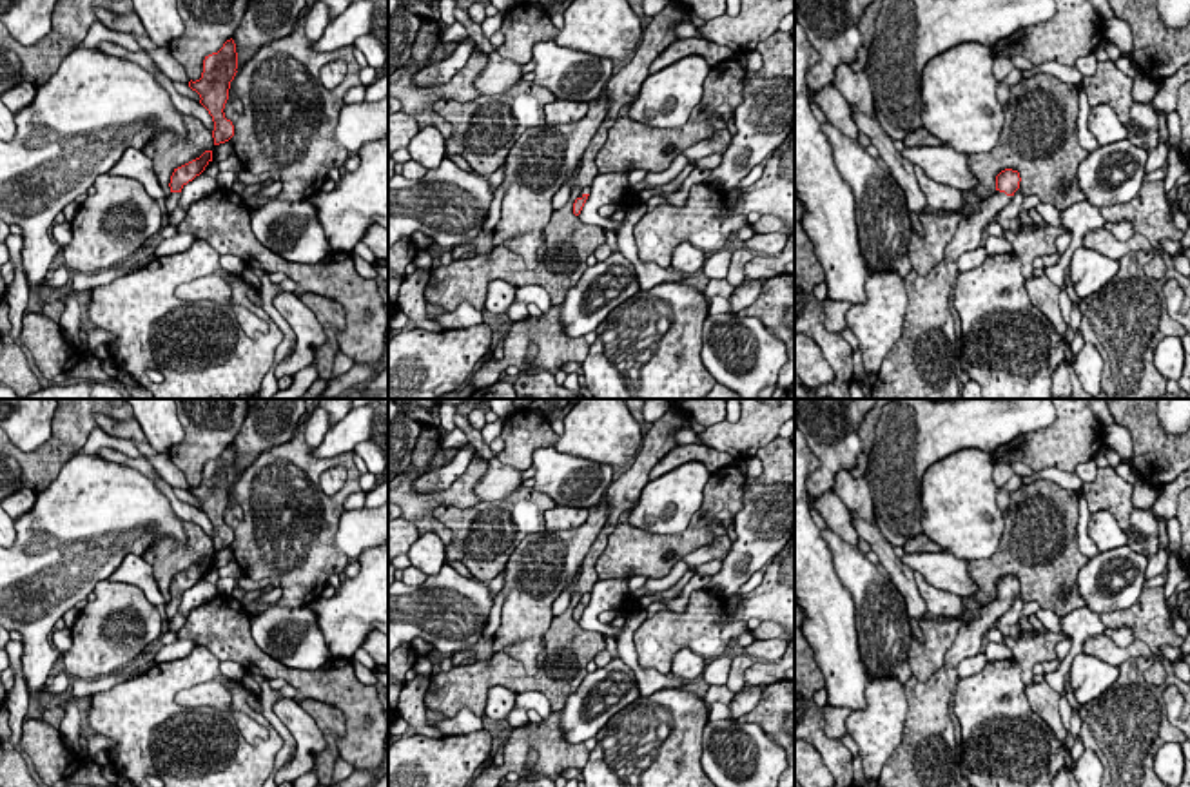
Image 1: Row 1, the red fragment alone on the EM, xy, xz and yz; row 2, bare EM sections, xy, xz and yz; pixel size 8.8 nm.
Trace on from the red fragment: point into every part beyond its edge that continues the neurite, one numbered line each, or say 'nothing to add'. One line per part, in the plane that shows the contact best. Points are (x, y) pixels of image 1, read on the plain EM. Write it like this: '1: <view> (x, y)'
1: yz (927, 757)

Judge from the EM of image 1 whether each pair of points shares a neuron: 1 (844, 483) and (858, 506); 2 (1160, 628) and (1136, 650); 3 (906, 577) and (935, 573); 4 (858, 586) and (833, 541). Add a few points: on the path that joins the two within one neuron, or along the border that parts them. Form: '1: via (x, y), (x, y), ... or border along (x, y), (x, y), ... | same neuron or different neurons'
1: via (848, 488), (858, 501) | same neuron
2: border along (1136, 639), (1152, 653) | different neurons
3: border along (900, 559), (913, 572) | different neurons
4: via (858, 575), (842, 552) | same neuron

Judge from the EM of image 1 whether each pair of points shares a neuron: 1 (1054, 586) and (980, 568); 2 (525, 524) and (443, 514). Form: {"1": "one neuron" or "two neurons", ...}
{"1": "one neuron", "2": "one neuron"}

